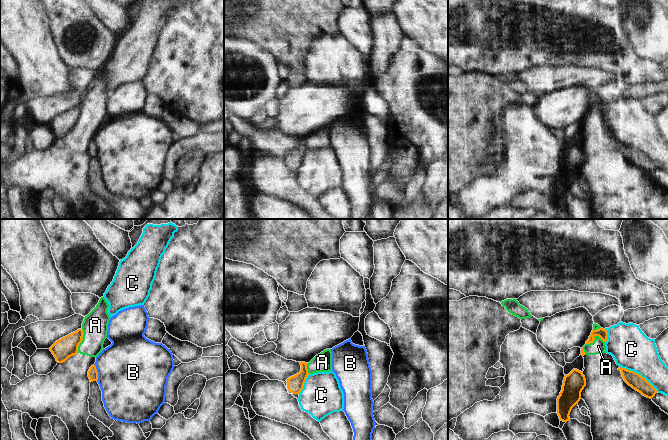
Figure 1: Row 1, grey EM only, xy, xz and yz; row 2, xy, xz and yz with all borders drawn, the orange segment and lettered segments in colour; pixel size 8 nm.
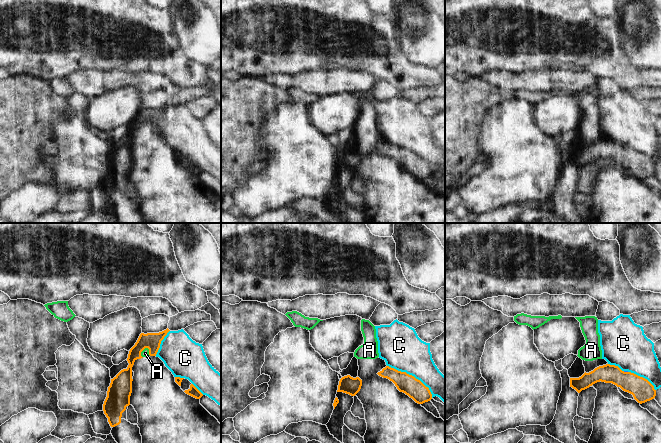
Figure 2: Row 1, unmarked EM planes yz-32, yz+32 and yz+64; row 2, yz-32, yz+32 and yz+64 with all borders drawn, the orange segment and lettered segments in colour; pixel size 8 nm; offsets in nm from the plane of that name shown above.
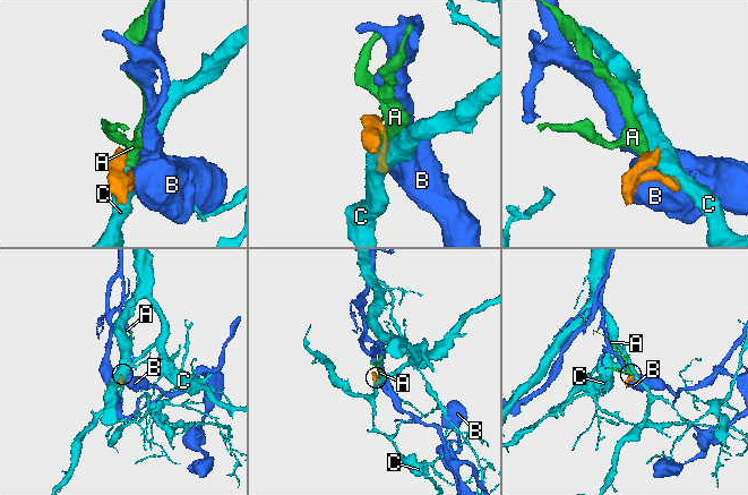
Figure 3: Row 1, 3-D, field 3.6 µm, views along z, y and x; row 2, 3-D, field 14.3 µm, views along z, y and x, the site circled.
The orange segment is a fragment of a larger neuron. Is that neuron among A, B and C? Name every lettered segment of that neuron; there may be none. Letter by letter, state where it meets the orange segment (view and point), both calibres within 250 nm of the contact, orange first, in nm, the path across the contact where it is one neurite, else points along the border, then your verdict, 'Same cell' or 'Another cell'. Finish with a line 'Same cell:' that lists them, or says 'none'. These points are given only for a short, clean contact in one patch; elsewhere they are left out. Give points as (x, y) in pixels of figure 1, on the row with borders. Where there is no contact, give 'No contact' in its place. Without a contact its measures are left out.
A: Touches orange at xy (81, 341). Thickness 160 nm (orange) against 200 nm. Boundary: xy (82, 329), (82, 341), (78, 346), (77, 352). Another cell
B: Touches orange at xy (97, 372). Thickness 80 nm (orange) against 500 nm. Another cell
C: Touches orange at yz (638, 374). Thickness 120 nm (orange) against 320 nm. Another cell
Same cell: none.

